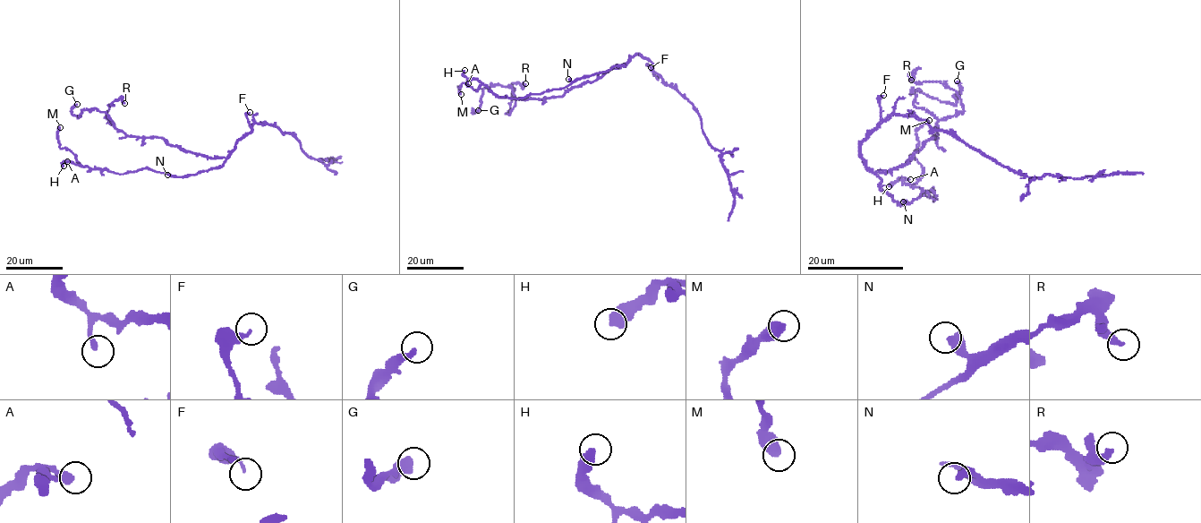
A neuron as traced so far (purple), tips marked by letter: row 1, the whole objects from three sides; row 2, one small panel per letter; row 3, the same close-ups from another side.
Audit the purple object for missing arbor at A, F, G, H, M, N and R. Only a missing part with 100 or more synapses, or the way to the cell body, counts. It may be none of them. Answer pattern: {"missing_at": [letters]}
{"missing_at": []}

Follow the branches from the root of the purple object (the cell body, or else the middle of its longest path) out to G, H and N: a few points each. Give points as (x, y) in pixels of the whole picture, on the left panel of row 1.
G: (231, 154), (209, 158), (161, 137), (127, 136), (105, 112), (89, 108), (74, 115), (77, 104)
H: (231, 154), (220, 167), (182, 176), (171, 176), (148, 168), (118, 174), (67, 161), (63, 166)
N: (231, 154), (220, 167), (190, 175), (167, 175)

